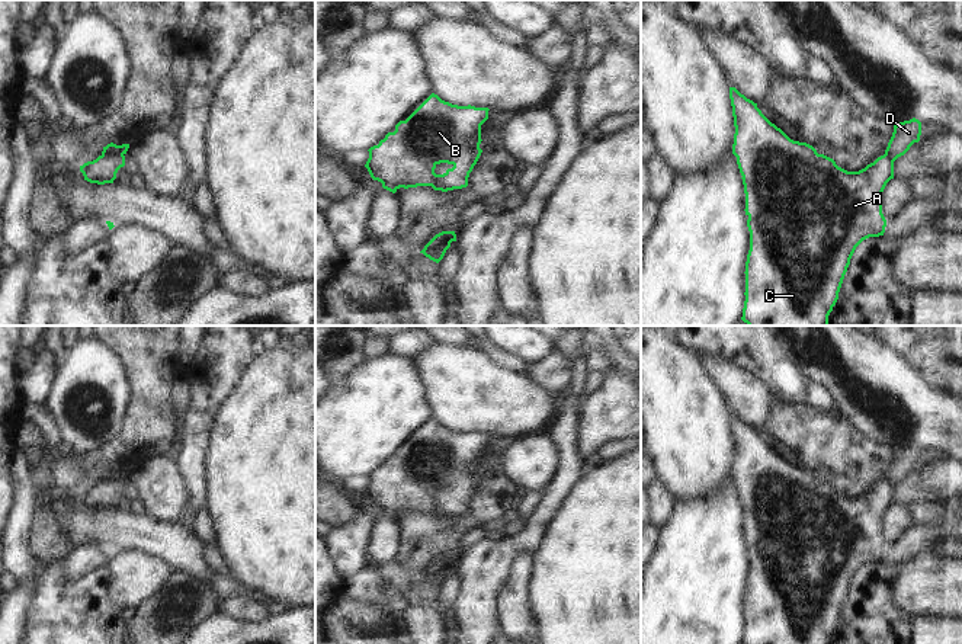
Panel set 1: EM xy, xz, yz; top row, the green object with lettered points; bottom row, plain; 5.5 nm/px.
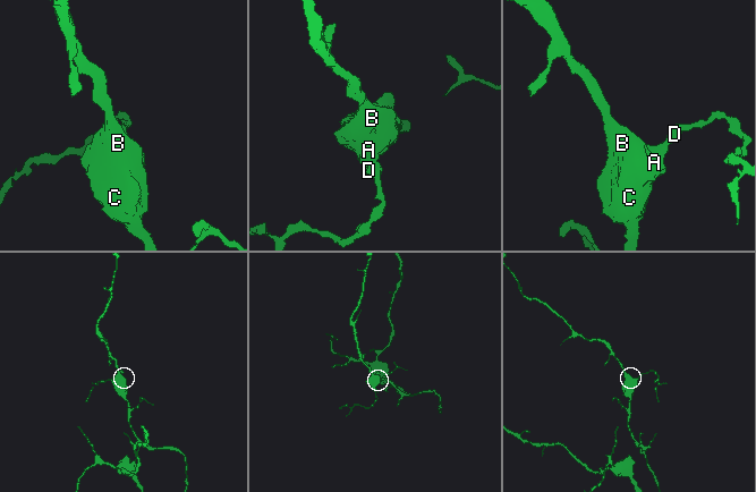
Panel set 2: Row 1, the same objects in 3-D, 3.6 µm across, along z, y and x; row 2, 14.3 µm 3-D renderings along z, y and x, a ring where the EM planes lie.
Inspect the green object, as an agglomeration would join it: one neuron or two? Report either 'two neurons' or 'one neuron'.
two neurons

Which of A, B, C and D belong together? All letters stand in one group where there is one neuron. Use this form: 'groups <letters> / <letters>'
groups A B C / D

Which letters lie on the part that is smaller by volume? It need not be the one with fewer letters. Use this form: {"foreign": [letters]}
{"foreign": ["D"]}

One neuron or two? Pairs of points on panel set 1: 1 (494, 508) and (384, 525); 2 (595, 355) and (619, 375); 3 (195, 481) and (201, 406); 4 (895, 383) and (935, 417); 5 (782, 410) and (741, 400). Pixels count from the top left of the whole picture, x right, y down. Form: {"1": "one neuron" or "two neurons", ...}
{"1": "two neurons", "2": "two neurons", "3": "one neuron", "4": "one neuron", "5": "two neurons"}

